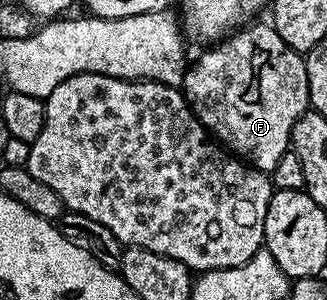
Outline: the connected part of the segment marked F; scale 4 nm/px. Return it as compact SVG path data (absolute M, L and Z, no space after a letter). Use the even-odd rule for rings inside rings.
M250 23L228 38L204 49L205 53L185 69L183 95L197 115L197 121L232 155L248 162L260 172L272 173L275 162L290 151L291 130L310 107L307 70L302 53L296 52L279 38L272 23Z

